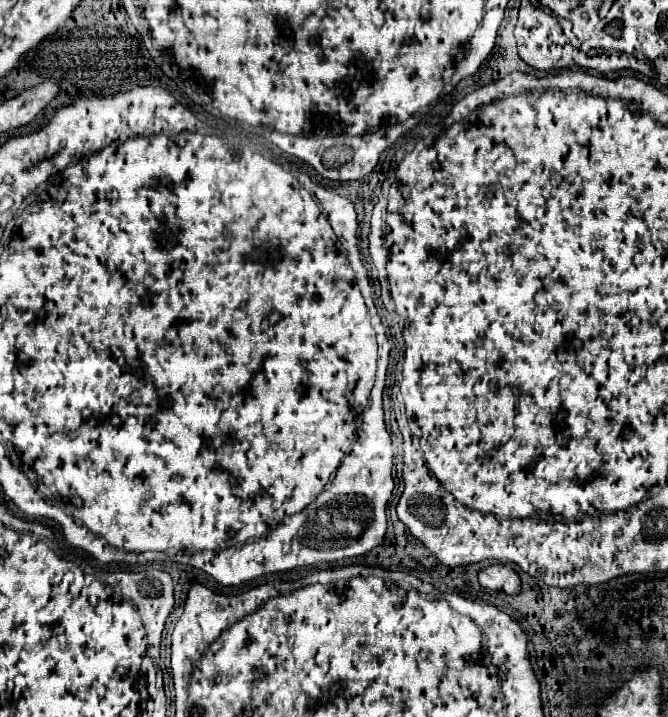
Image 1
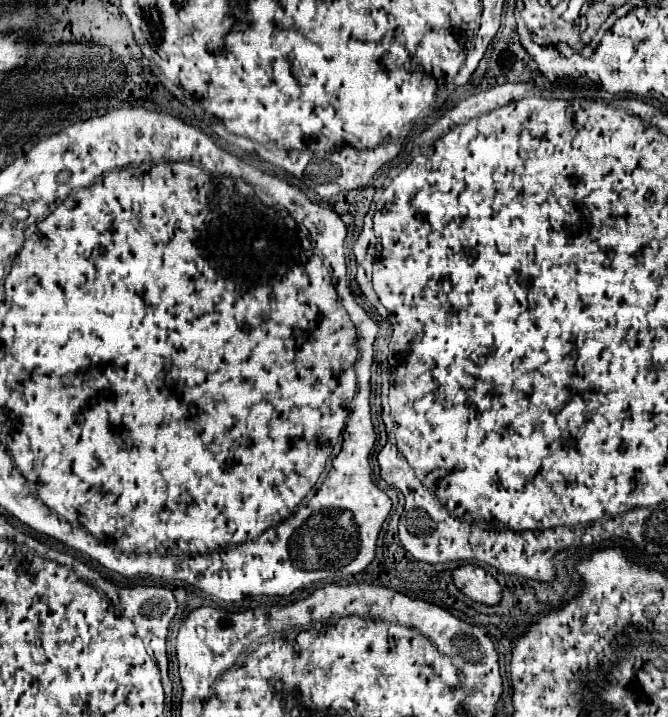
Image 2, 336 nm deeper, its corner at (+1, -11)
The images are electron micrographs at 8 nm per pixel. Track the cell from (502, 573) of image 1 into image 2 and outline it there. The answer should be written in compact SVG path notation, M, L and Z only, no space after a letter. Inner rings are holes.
M462 564L452 572L452 580L456 588L472 598L474 602L482 604L498 604L502 588L500 584L480 566L476 564Z

